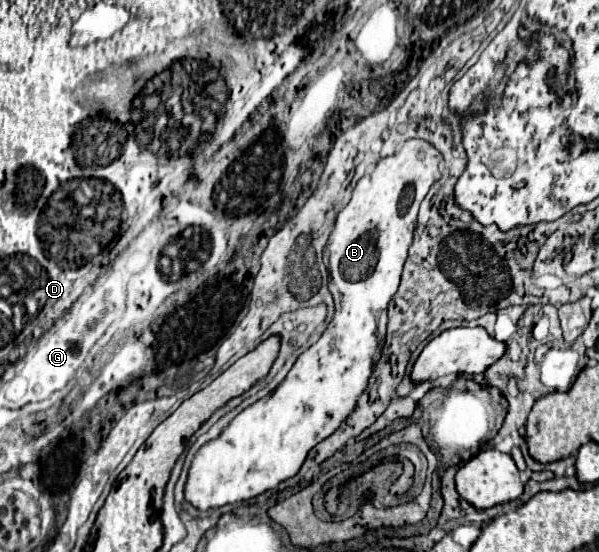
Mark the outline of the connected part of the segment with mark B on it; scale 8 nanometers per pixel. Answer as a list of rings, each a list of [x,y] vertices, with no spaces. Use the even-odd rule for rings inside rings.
[[[410,138],[400,146],[400,150],[394,156],[380,158],[374,170],[358,180],[352,192],[352,200],[338,214],[336,226],[324,248],[324,254],[328,256],[330,290],[336,302],[336,314],[332,322],[328,324],[326,332],[320,336],[320,340],[298,356],[298,360],[294,362],[286,378],[280,382],[280,386],[272,394],[244,408],[222,430],[218,438],[206,442],[196,452],[196,456],[190,462],[188,480],[184,486],[184,496],[194,508],[198,510],[220,508],[230,502],[250,500],[270,488],[276,488],[286,478],[294,476],[300,470],[302,462],[306,460],[306,454],[318,442],[334,434],[338,426],[342,424],[342,420],[346,420],[346,416],[354,412],[360,394],[366,390],[374,364],[380,358],[380,352],[386,340],[388,304],[398,290],[402,266],[408,256],[408,248],[412,244],[412,236],[416,228],[418,206],[428,194],[430,186],[440,176],[440,162],[442,162],[440,150],[436,150],[426,140]]]

